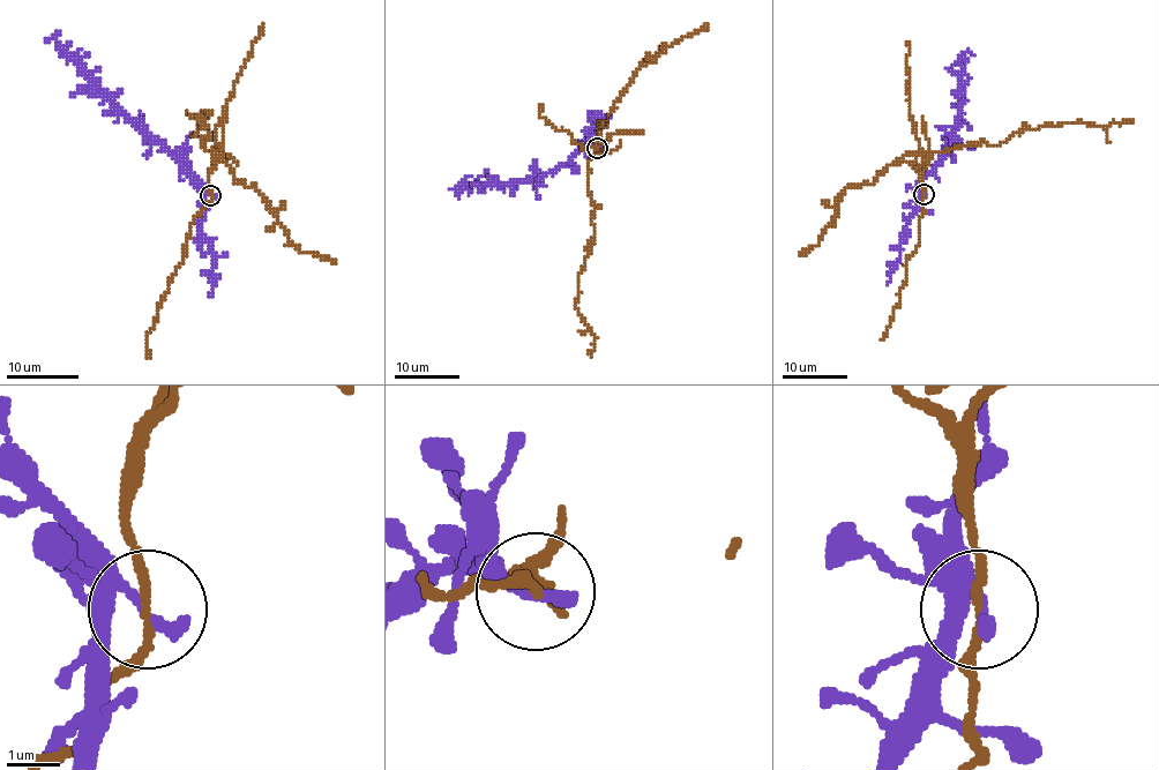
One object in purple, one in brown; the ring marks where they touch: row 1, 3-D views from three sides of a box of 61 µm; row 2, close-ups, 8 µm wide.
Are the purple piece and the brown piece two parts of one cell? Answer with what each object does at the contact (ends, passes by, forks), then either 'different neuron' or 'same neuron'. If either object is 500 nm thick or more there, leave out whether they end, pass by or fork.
purple ends; brown passes by; different neuron

